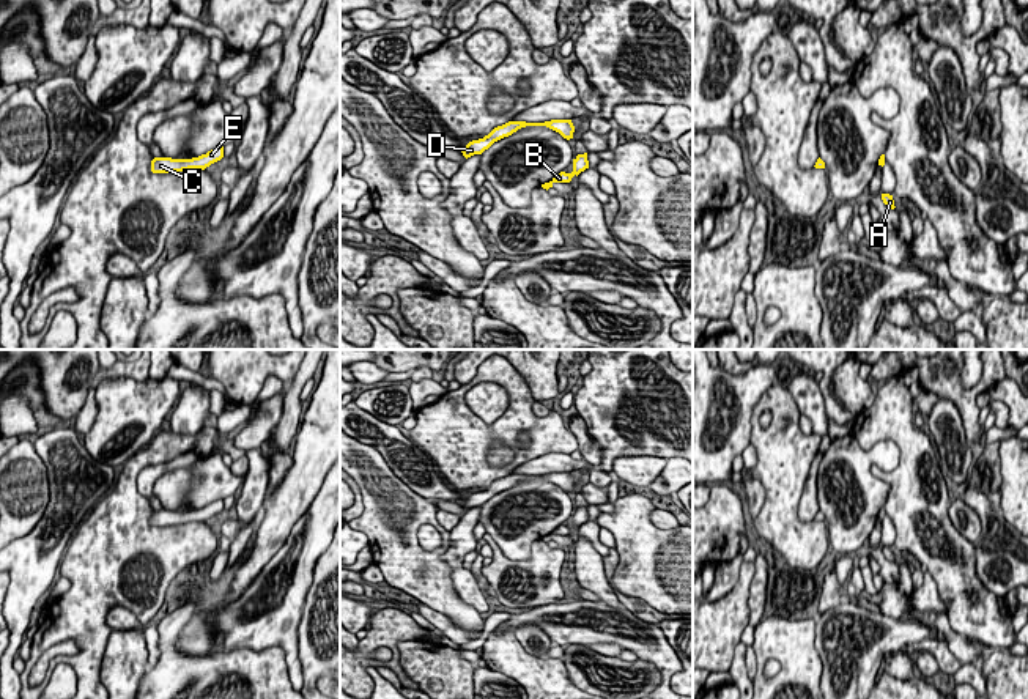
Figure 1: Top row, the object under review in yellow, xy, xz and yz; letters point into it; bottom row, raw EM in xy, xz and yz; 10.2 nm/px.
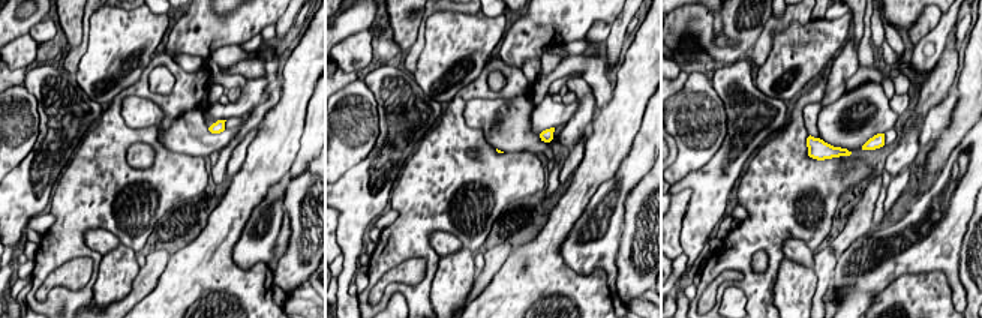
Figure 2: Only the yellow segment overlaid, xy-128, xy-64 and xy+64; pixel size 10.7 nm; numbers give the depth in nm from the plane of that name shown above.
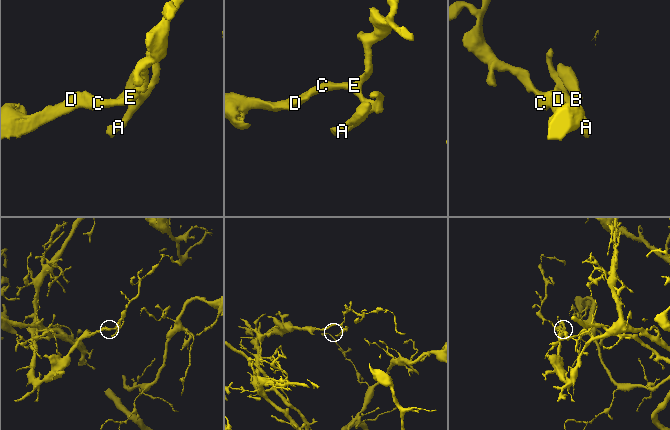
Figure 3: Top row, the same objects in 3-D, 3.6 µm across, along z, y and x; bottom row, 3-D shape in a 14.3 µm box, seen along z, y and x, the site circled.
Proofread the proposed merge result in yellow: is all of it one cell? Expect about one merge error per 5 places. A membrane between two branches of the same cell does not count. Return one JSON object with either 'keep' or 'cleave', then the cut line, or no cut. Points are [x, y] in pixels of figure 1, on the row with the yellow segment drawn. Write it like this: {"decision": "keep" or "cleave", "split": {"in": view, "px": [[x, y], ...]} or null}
{"decision": "keep", "split": null}

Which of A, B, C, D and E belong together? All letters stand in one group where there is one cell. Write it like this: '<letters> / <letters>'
A B C D E

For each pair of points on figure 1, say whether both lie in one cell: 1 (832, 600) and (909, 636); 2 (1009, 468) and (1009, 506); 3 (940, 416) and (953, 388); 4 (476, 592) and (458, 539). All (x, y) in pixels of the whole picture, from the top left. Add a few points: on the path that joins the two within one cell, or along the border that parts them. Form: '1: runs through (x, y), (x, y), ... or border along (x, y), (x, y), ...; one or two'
1: border along (843, 599), (819, 616); two
2: runs through (1011, 477), (1011, 496); one
3: border along (939, 397), (948, 399), (956, 406), (964, 433); two
4: runs through (463, 580), (455, 564), (457, 551); one

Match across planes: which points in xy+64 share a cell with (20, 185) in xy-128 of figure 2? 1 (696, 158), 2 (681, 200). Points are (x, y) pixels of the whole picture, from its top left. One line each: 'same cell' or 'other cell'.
1: other cell
2: other cell

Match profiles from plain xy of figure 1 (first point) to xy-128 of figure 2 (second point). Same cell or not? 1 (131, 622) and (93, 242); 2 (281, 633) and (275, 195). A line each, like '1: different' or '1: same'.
1: same
2: same

